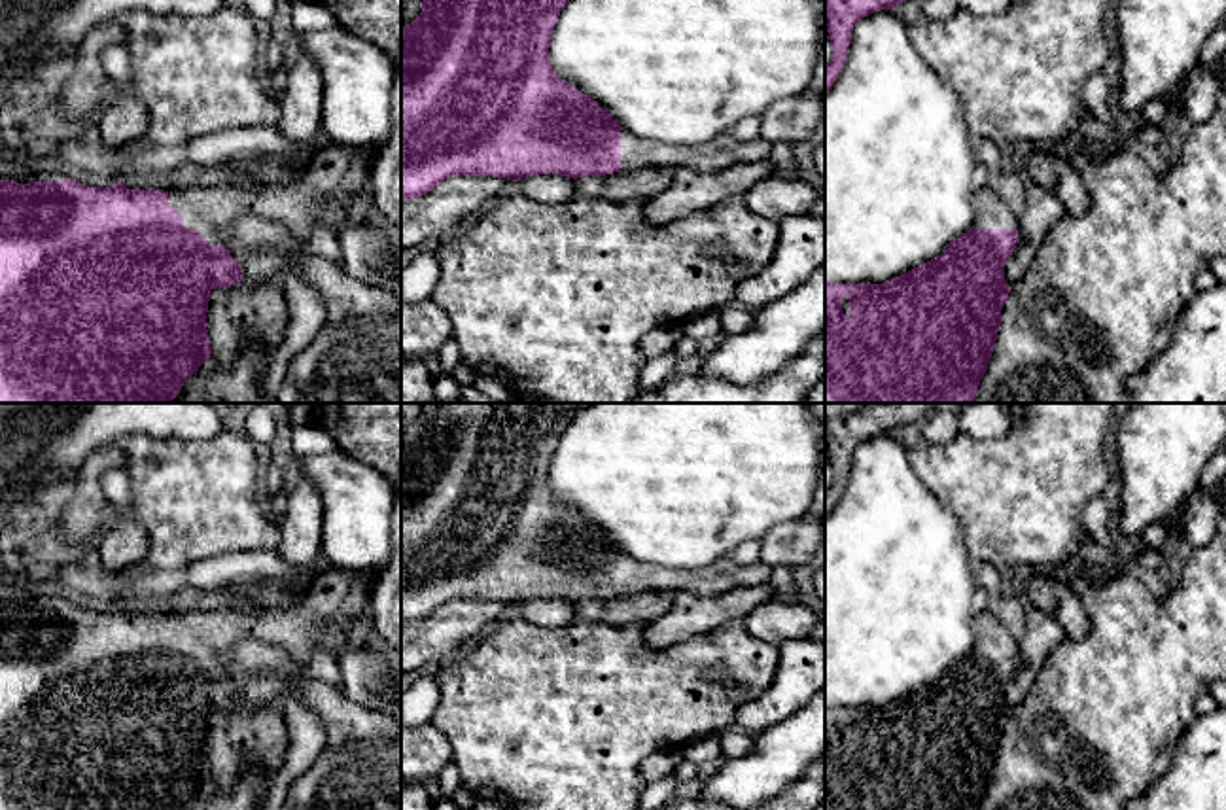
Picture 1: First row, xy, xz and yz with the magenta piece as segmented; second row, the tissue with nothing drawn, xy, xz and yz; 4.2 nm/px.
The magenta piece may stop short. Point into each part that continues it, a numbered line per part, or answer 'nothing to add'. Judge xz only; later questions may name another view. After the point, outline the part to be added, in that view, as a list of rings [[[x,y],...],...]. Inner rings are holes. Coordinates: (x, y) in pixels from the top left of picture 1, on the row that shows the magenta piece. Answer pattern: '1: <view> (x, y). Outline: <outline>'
1: xz (721, 152). Outline: [[[621,131],[621,172],[687,167],[692,172],[715,174],[736,165],[759,165],[770,159],[770,153],[772,144],[761,136],[742,142],[723,132],[704,144],[675,146]]]

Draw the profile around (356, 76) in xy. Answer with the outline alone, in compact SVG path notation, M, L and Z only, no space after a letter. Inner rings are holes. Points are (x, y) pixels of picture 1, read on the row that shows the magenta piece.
M333 25L299 38L322 76L322 131L342 146L384 148L392 138L394 61Z

